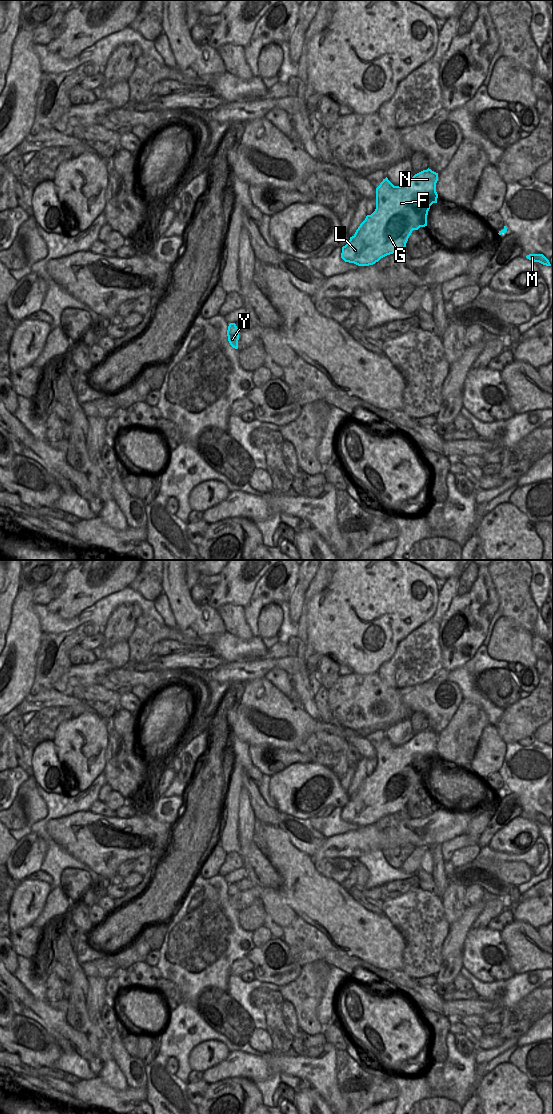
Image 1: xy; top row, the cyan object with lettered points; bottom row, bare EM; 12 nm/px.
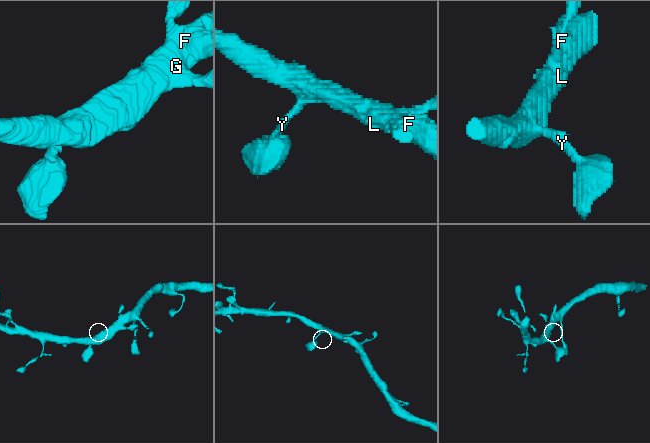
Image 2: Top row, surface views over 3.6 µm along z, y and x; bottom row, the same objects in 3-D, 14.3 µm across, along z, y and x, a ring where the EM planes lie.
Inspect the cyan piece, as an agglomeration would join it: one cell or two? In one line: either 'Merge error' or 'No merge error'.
No merge error

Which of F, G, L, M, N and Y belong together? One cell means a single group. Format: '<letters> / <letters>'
F G L M N Y

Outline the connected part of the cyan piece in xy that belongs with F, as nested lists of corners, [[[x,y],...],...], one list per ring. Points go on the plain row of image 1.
[[[429,728],[415,734],[400,746],[394,746],[387,737],[383,739],[376,748],[375,771],[366,776],[355,794],[342,807],[341,818],[358,826],[369,826],[387,815],[403,810],[412,791],[427,786],[430,766],[437,763],[437,741],[438,733]]]

